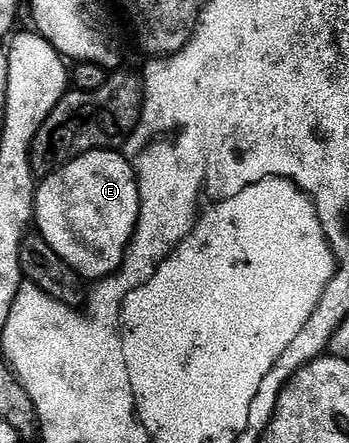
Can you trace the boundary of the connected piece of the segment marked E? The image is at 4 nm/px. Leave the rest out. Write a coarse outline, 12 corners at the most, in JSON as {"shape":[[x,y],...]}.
{"shape":[[113,148],[40,179],[36,233],[74,275],[120,270],[140,219]]}

